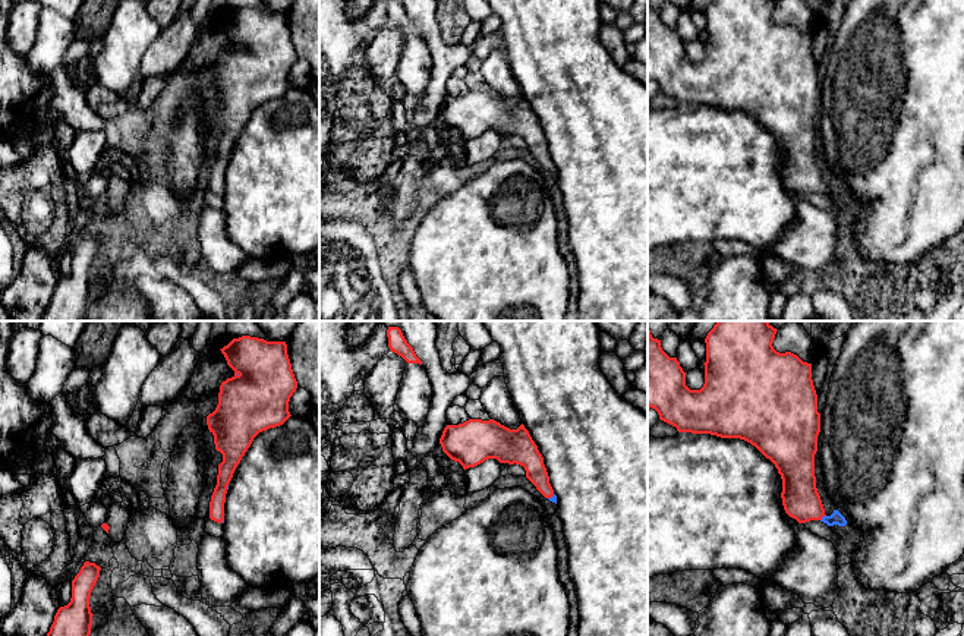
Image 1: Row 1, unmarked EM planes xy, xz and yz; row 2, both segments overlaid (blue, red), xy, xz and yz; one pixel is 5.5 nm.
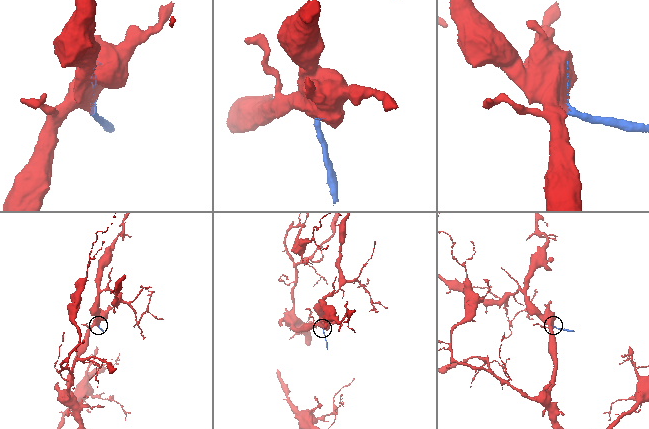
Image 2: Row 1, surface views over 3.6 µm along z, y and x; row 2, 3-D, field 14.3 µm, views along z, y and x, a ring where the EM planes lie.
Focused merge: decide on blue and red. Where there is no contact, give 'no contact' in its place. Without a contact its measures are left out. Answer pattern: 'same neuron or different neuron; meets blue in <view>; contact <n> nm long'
same neuron; meets blue in yz; contact 50 nm long

